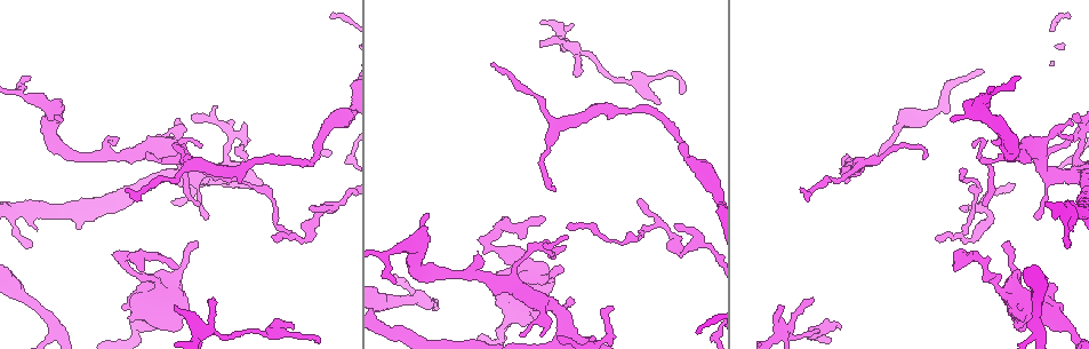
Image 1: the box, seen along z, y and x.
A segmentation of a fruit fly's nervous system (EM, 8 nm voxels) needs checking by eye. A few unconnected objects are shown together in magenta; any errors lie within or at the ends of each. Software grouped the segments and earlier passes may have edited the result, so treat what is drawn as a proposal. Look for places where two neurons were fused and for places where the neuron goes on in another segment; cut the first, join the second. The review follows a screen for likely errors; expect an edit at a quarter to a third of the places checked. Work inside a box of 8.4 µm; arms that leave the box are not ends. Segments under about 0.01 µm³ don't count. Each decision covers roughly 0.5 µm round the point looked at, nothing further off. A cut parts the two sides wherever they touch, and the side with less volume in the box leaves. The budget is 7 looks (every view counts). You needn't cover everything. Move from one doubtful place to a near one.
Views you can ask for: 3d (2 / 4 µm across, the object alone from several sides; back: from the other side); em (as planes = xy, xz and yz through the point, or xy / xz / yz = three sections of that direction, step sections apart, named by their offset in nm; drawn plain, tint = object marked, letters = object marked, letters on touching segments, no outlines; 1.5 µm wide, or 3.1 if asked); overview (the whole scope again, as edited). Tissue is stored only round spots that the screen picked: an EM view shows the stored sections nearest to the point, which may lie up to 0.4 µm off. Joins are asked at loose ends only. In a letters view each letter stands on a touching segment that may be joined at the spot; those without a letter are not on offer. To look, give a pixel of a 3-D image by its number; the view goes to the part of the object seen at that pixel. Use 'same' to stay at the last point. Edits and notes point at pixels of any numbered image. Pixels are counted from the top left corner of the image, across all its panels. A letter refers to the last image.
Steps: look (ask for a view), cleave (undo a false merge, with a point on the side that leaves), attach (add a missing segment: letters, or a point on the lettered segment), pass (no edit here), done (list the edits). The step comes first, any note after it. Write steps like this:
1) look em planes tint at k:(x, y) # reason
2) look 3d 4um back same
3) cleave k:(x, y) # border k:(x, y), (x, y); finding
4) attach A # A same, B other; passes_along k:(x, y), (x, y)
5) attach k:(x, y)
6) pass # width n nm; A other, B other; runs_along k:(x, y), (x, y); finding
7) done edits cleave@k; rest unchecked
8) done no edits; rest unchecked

look em planes tint at 1:(594, 108) # calibre changes

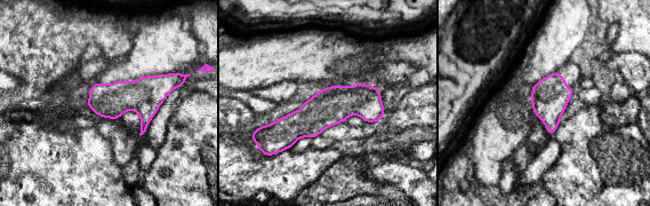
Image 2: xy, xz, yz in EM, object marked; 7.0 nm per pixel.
look em planes letters same

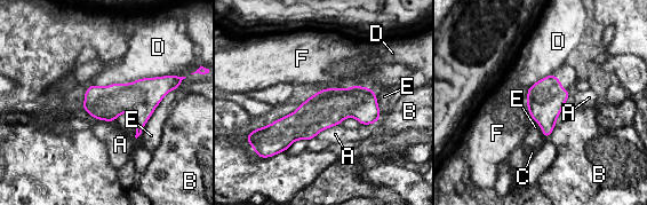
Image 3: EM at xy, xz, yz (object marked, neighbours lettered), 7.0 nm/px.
pass # width 240 nm; A other, B other, C other, D other, E other, F other; one neuron here

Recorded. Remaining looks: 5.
look em yz step 4 letters at 1:(575, 77) # tapers out

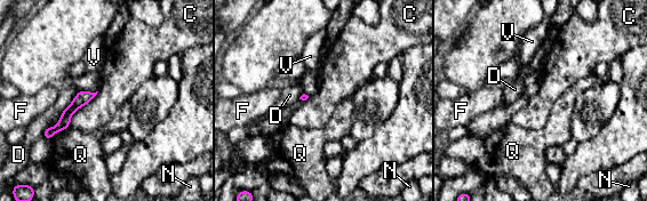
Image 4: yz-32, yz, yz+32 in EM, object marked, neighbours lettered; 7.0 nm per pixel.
pass # C other, D other, F other, N other, Q other, V other; runs_along 4:(90, 95), (82, 97), (53, 130); no lettered segment goes on from it

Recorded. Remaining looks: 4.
look em planes letters at 1:(178, 266) # long arm stops here

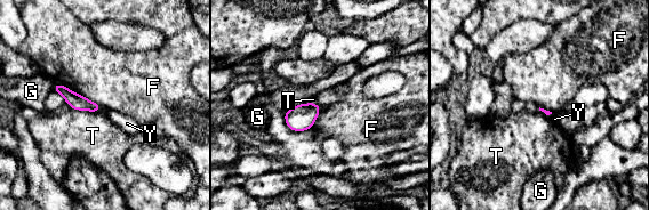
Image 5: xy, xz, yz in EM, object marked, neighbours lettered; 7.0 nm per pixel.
pass # F other, G other, T other, Y other; none of them fits

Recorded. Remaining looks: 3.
done no edits; rest unchecked

